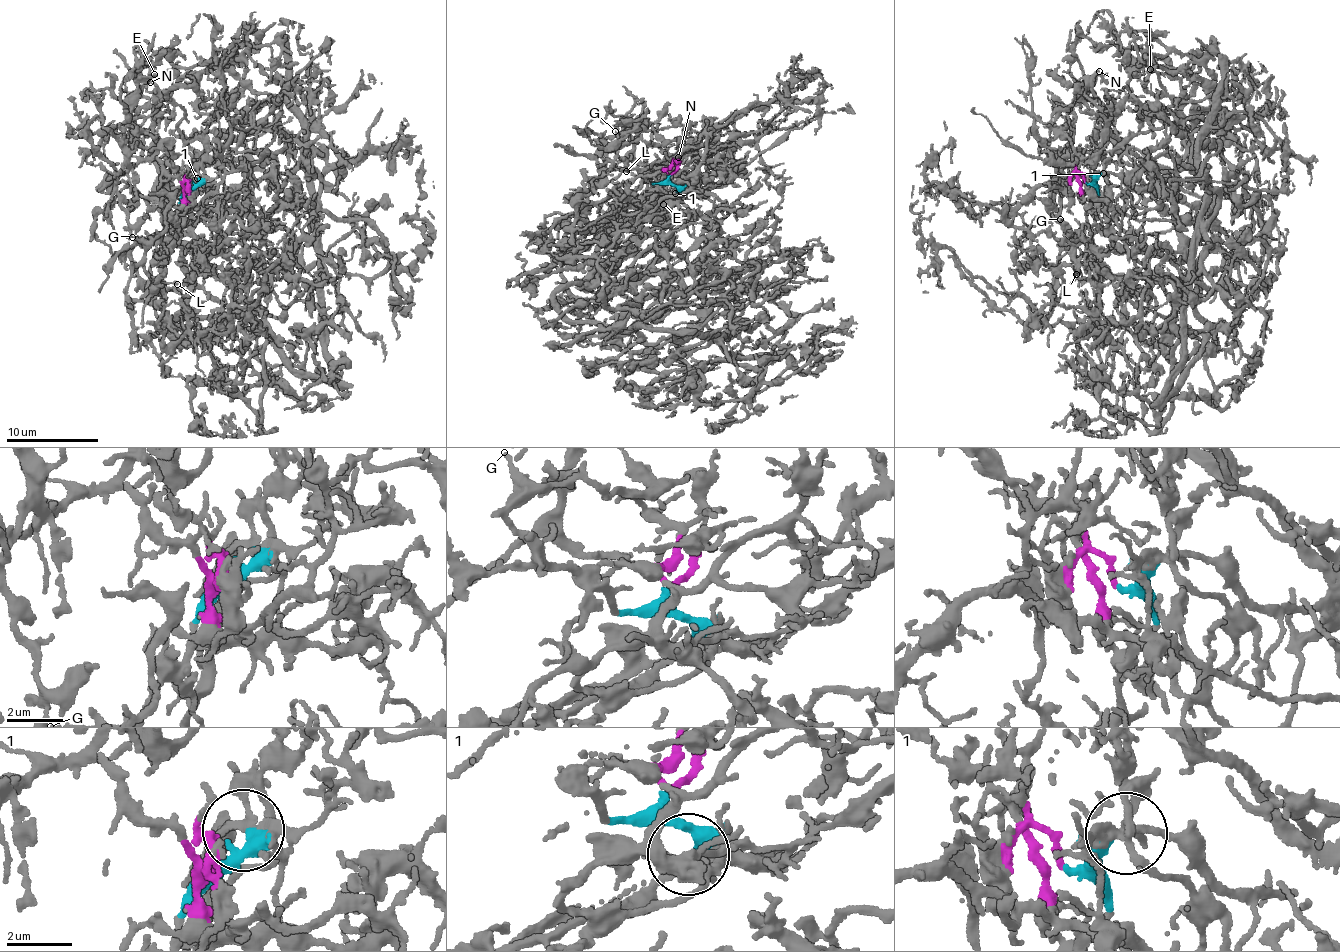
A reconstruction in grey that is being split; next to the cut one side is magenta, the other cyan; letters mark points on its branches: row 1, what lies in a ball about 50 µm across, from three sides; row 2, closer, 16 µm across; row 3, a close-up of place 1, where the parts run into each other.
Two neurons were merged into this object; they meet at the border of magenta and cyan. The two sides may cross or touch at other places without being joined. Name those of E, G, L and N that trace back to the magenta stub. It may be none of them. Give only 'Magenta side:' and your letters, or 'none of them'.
Magenta side: none of them

